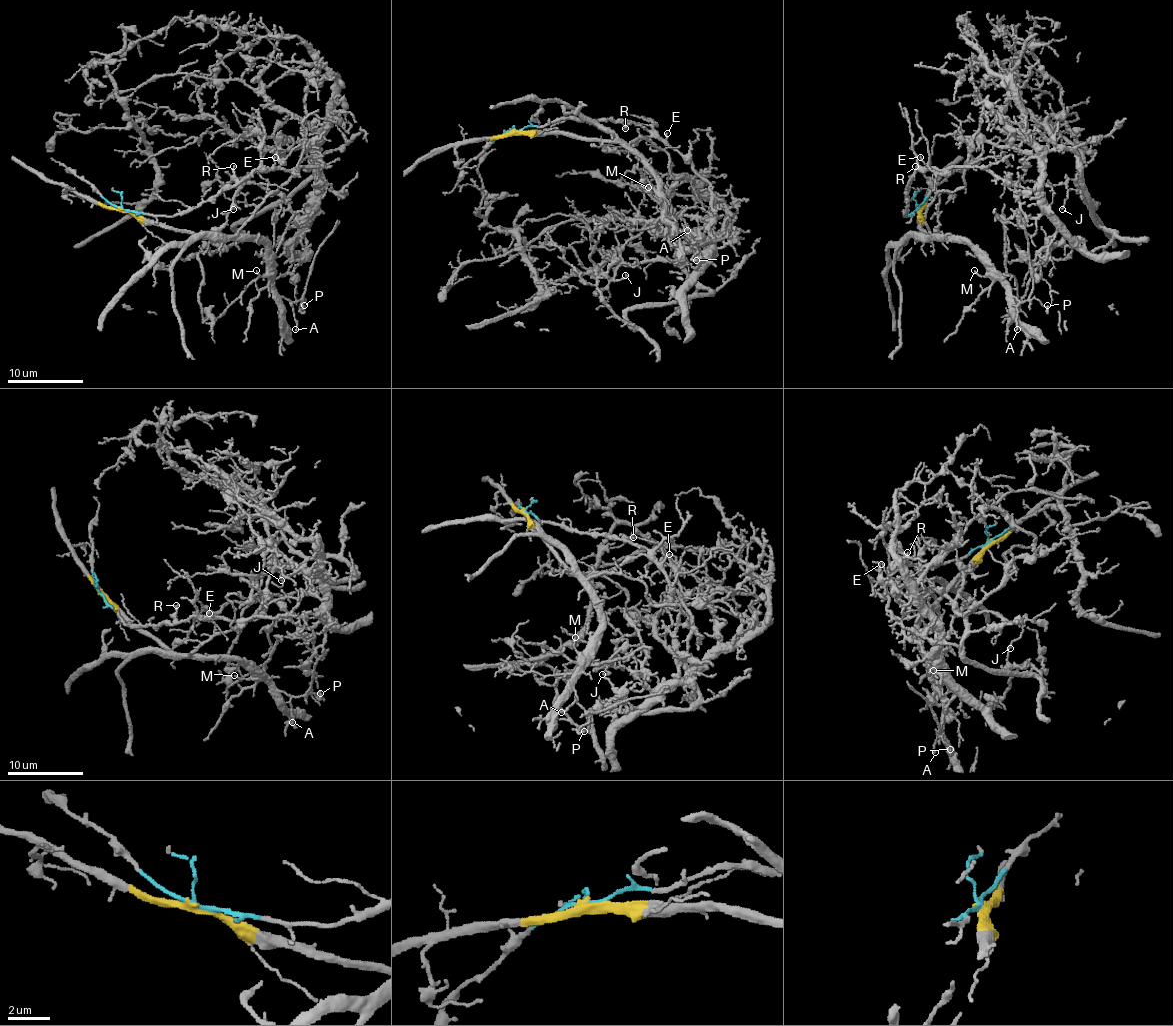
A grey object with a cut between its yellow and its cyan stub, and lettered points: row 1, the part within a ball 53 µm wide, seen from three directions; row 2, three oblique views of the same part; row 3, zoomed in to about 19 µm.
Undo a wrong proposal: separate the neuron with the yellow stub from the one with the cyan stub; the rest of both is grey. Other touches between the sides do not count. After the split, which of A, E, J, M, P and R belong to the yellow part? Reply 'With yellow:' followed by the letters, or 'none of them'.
With yellow: A, M, P

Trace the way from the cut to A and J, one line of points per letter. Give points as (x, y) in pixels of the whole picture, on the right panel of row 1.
A: (918, 208), (918, 225), (928, 238), (958, 238), (1017, 301), (1017, 330)
J: (918, 208), (917, 170), (972, 168), (1029, 189), (1029, 217), (1008, 185), (1063, 183), (1061, 210)

